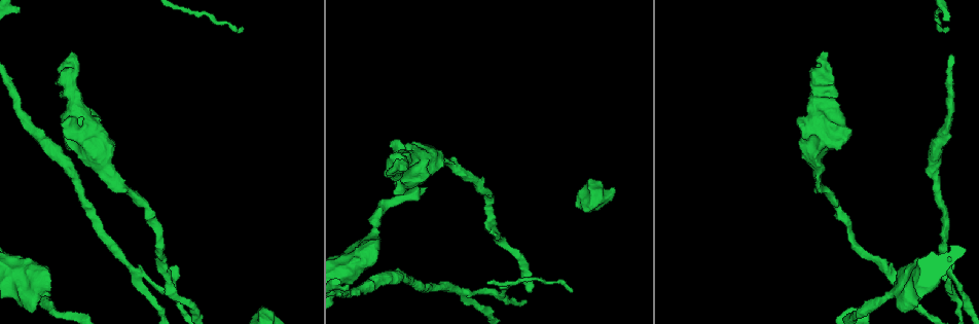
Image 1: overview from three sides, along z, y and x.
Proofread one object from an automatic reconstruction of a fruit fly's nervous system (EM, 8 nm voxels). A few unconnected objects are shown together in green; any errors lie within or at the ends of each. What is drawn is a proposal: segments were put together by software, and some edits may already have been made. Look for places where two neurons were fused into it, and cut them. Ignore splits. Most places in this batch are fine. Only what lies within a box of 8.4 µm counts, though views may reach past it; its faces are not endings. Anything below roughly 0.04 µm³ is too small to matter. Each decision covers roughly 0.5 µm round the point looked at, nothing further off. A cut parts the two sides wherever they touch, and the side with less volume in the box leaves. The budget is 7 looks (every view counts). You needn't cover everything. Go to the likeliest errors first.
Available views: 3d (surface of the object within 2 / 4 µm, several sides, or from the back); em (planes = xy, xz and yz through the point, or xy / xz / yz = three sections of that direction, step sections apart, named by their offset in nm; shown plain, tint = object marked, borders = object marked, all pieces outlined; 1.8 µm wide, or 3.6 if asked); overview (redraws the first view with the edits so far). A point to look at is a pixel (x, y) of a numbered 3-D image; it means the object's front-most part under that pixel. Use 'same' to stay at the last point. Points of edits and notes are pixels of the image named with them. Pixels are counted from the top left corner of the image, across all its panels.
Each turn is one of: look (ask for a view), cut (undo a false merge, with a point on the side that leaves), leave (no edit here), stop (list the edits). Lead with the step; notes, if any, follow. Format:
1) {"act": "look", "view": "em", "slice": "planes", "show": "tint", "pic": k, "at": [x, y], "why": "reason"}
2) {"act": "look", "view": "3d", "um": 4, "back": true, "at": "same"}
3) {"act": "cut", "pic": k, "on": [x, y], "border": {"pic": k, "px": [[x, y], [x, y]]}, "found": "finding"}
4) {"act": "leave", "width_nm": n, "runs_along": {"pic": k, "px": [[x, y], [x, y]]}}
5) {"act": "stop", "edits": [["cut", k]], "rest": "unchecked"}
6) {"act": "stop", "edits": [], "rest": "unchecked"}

{"act": "look", "view": "3d", "um": 4, "pic": 1, "at": [466, 295], "why": "three arms meet"}

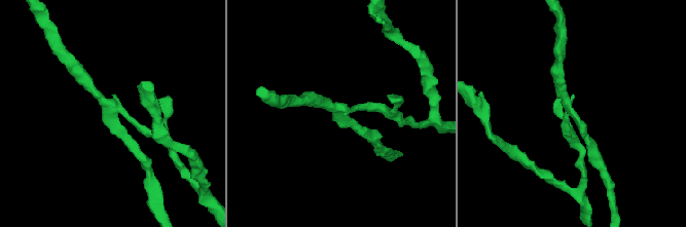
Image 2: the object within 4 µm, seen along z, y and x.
{"act": "look", "view": "em", "slice": "xy", "step": 8, "show": "tint", "pic": 2, "at": [111, 105], "arms": 3, "why": "shape alone is not enough"}

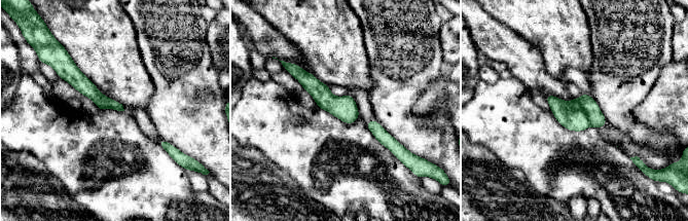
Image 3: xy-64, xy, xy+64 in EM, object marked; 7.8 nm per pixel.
{"act": "look", "view": "em", "slice": "planes", "show": "borders", "at": "same", "why": "another direction"}

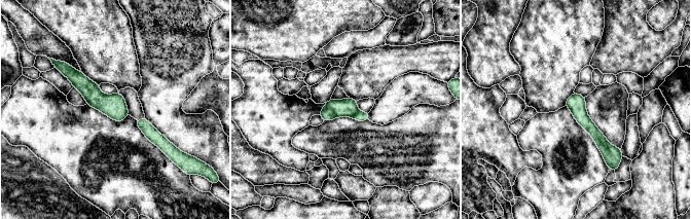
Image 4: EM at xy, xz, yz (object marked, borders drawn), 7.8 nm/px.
{"act": "cut", "pic": 4, "on": [348, 107], "width_nm": 150, "part_leaving": {"pic": 4, "px": [[68, 68], [101, 102], [125, 113]]}, "found": "a second neuron is stuck on"}

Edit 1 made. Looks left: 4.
{"act": "look", "view": "overview", "why": "see it whole again"}

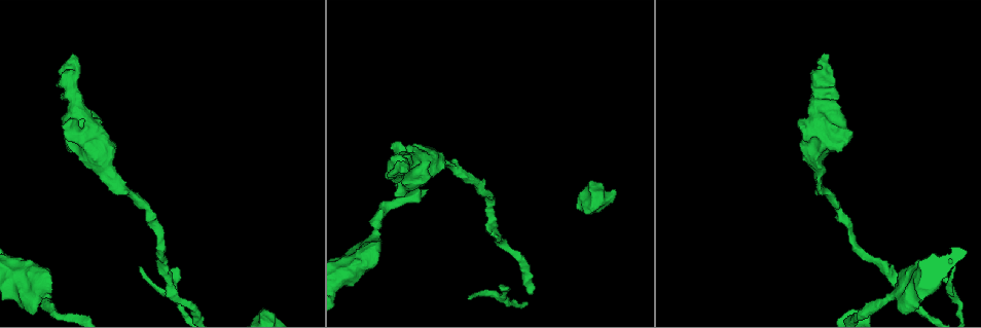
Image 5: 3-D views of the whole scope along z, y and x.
{"act": "look", "view": "em", "um": 3.6, "slice": "xy", "step": 4, "show": "borders", "pic": 5, "at": [912, 278], "why": "branch point"}

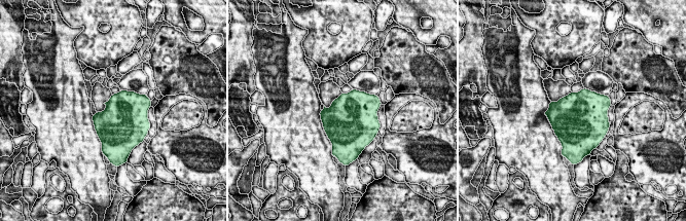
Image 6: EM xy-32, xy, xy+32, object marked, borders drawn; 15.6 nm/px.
{"act": "leave", "found": "all the same neuron"}

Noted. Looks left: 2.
{"act": "look", "view": "3d", "um": 2, "pic": 5, "at": [395, 181], "why": "touches itself"}

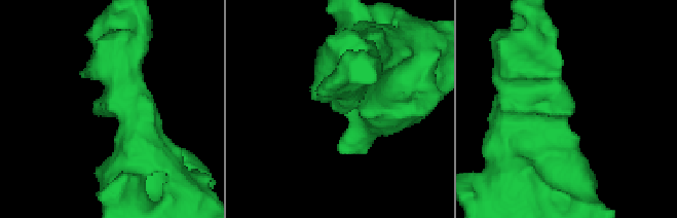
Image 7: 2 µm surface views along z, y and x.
{"act": "look", "view": "em", "slice": "yz", "step": 4, "show": "tint", "pic": 7, "at": [342, 103], "arm_widths_nm": [340, 360], "why": "shape alone is not enough"}

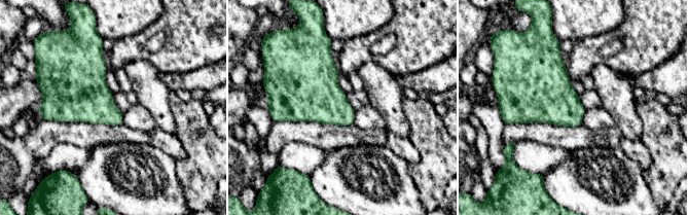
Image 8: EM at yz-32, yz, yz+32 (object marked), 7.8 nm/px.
{"act": "leave", "found": "continuous, no second neuron"}

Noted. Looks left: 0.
{"act": "stop", "edits": [["cut", 4]], "rest": "unchecked"}

